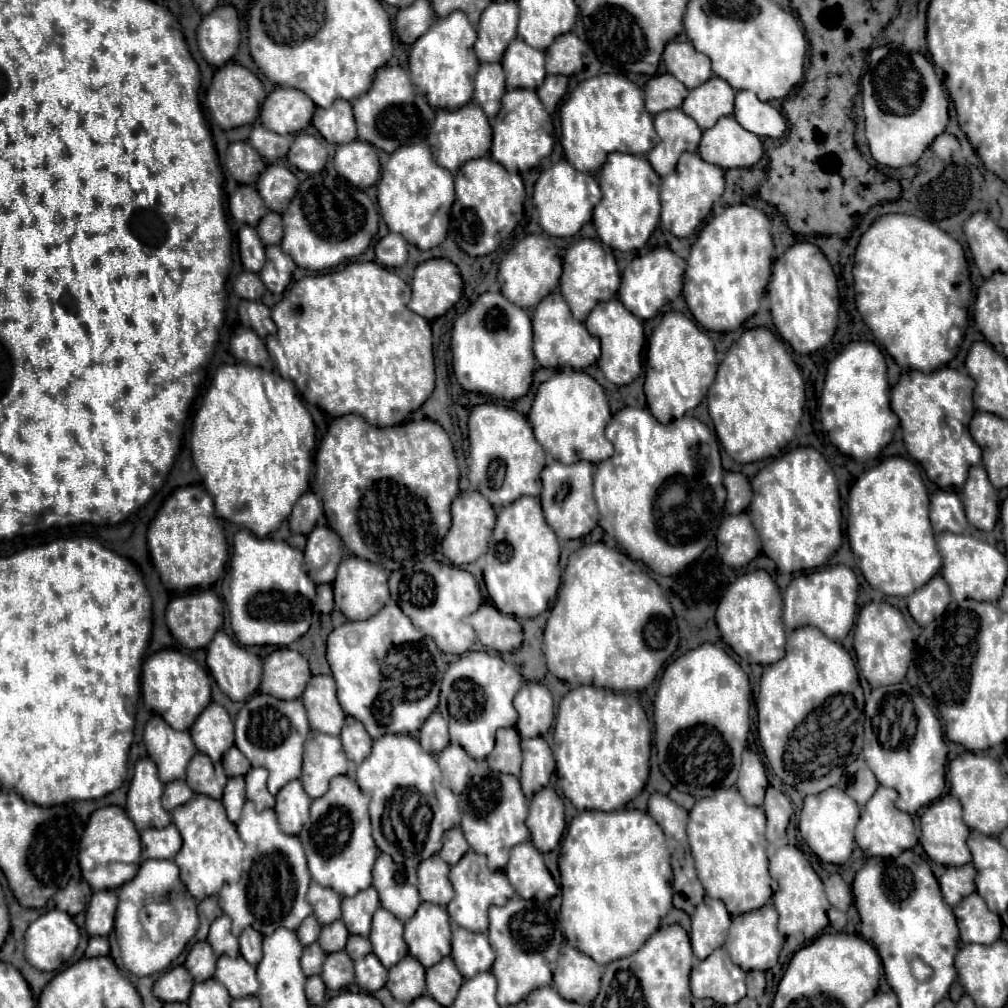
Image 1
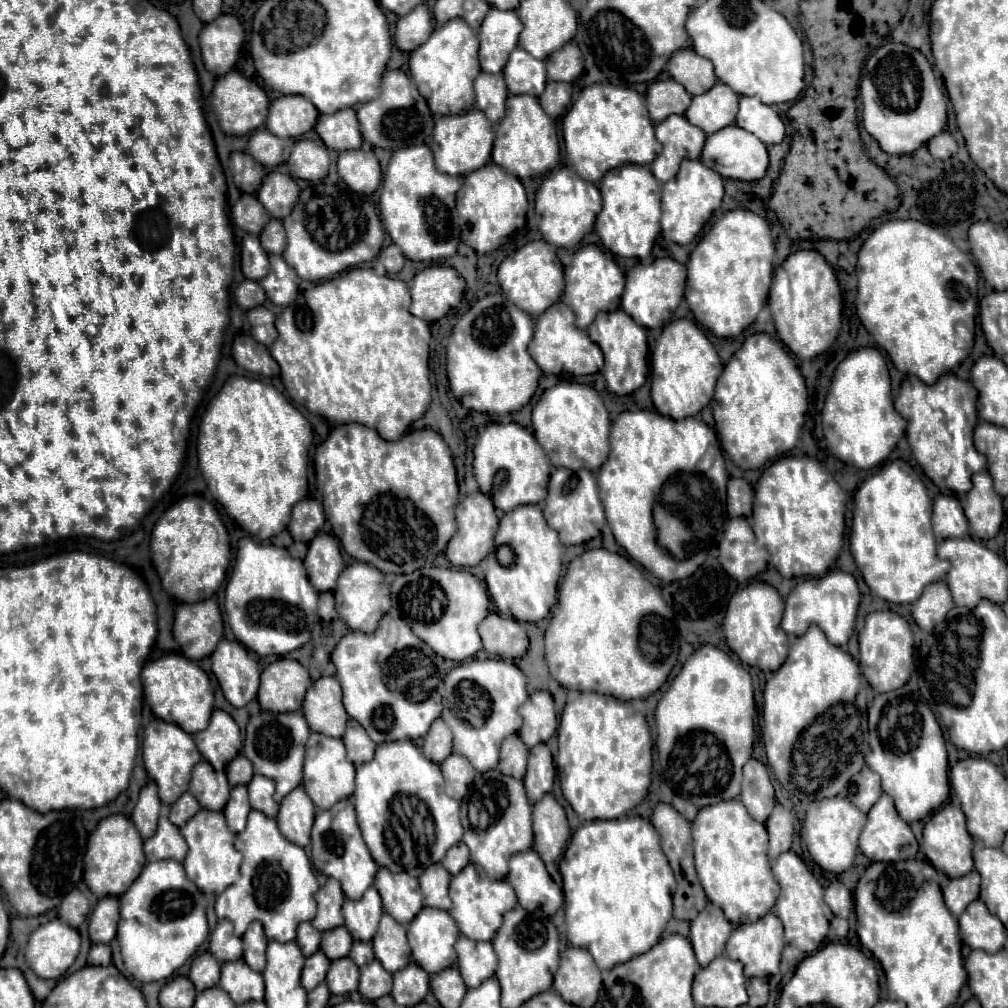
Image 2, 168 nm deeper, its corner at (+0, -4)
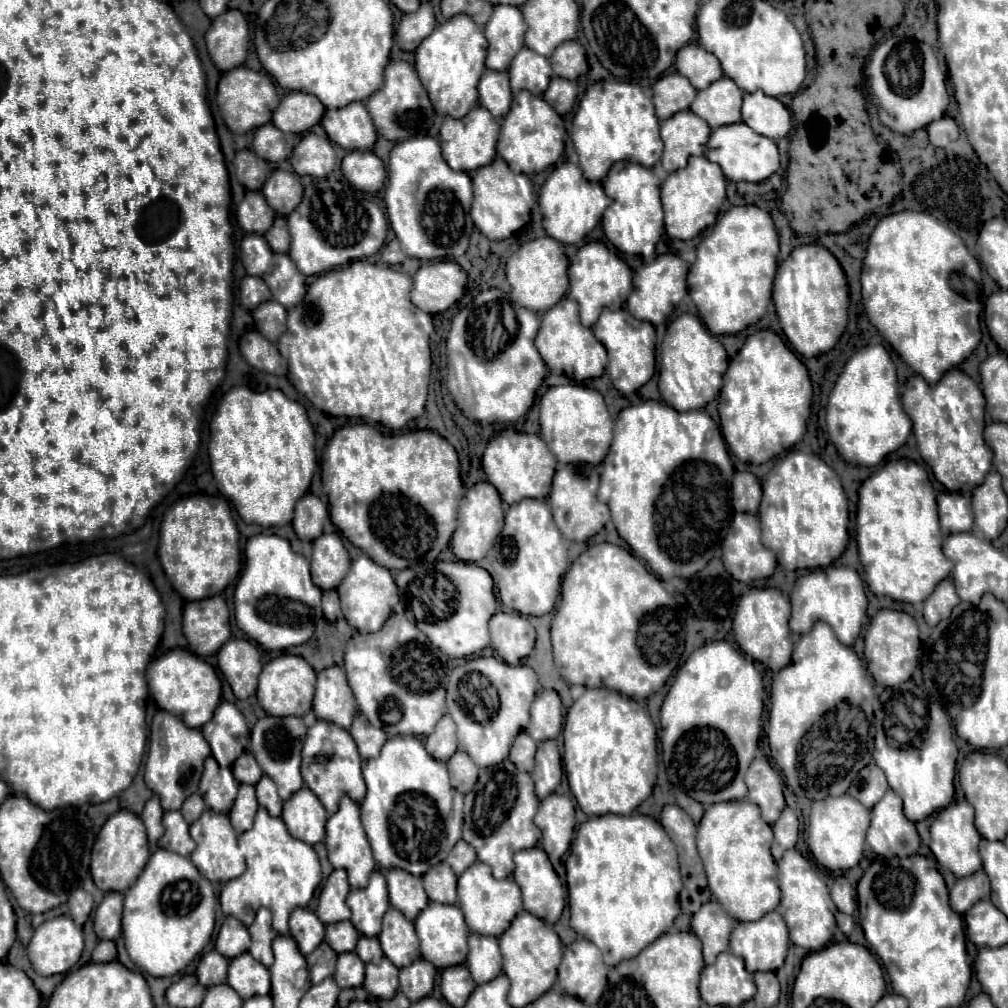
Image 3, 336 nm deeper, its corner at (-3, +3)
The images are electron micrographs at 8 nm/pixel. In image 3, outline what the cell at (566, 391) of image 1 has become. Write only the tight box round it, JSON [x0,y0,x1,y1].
[540,384,612,464]

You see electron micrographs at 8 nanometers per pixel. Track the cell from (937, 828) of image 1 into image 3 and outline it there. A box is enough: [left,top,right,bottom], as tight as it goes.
[929,802,982,878]

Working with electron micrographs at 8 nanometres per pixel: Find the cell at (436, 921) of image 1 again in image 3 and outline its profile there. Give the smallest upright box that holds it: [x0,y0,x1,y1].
[414,902,468,968]

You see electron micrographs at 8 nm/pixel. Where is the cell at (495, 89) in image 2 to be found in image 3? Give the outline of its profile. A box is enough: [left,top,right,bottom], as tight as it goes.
[478,70,512,118]

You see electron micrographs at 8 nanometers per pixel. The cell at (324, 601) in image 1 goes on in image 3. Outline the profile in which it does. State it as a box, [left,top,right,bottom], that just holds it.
[322,590,342,620]

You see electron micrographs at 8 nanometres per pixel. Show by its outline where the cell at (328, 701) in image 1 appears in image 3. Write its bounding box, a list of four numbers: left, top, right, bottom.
[314,666,356,728]

